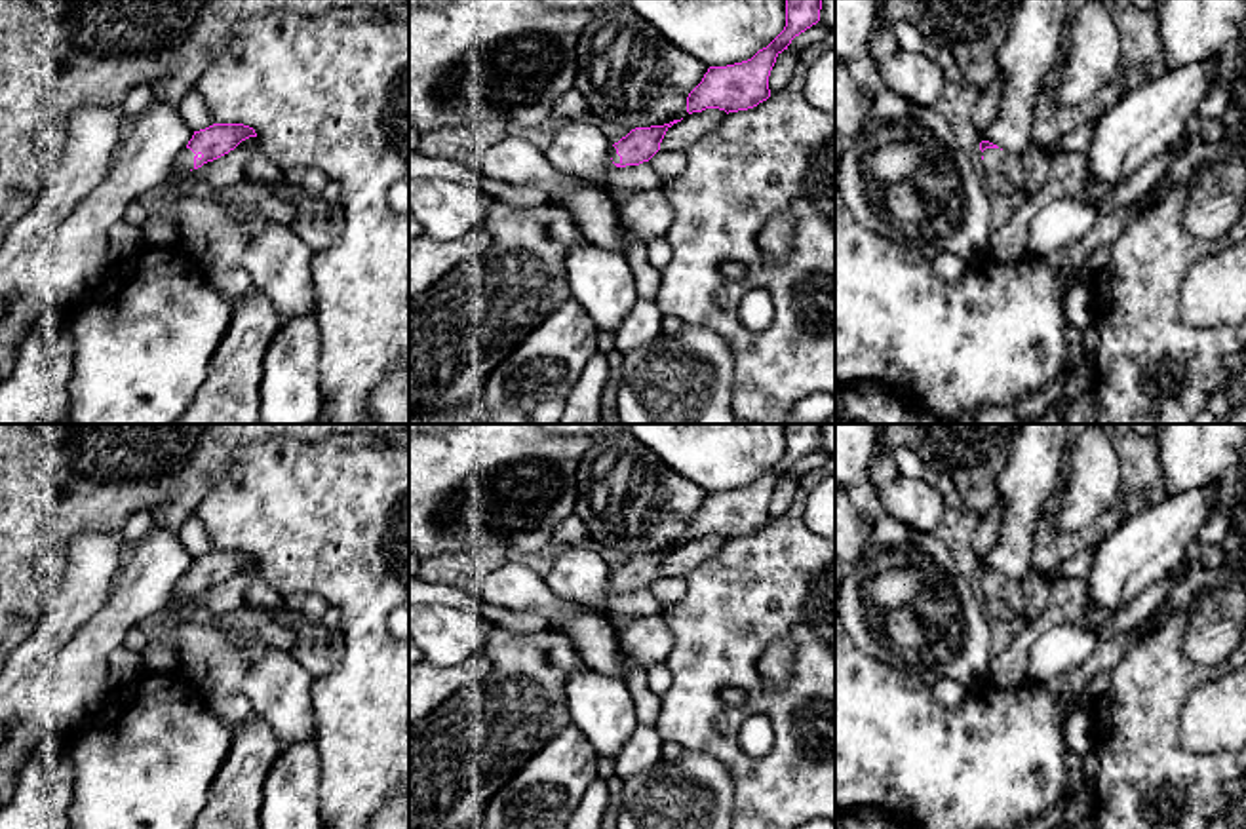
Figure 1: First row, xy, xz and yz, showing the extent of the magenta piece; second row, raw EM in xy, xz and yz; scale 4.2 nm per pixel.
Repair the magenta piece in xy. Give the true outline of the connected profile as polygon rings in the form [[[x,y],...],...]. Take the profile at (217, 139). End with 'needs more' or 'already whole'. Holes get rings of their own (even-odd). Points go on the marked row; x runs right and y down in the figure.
[[[213,124],[205,129],[194,131],[186,148],[177,156],[173,167],[183,167],[186,171],[198,169],[204,164],[228,154],[249,137],[257,137],[255,129],[249,125]]]; needs more

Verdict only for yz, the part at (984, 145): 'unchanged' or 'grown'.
grown

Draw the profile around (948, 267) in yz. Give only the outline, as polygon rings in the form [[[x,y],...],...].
[[[942,253],[930,260],[934,274],[945,283],[957,283],[964,272],[966,262],[953,253]]]

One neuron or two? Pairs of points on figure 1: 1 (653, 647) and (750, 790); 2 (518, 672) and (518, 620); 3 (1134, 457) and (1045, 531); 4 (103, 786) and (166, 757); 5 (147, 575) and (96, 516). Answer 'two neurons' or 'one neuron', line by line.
1: two neurons
2: two neurons
3: one neuron
4: one neuron
5: two neurons

